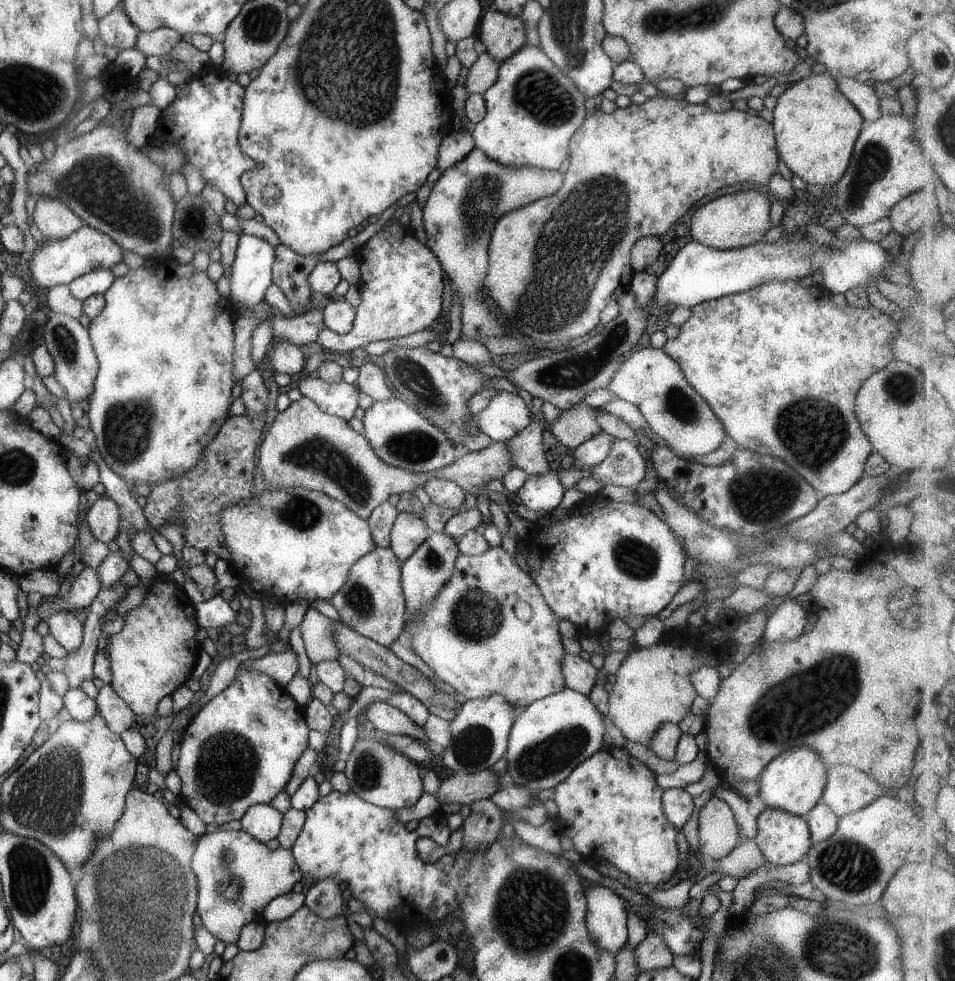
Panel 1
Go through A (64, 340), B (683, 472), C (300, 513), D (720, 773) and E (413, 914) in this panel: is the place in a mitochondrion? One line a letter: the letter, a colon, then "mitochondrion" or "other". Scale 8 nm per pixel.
A: mitochondrion
B: other
C: mitochondrion
D: other
E: other

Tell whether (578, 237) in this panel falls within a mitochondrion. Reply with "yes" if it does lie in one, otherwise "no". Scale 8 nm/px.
yes

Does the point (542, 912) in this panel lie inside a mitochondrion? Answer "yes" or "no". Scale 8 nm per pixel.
yes

